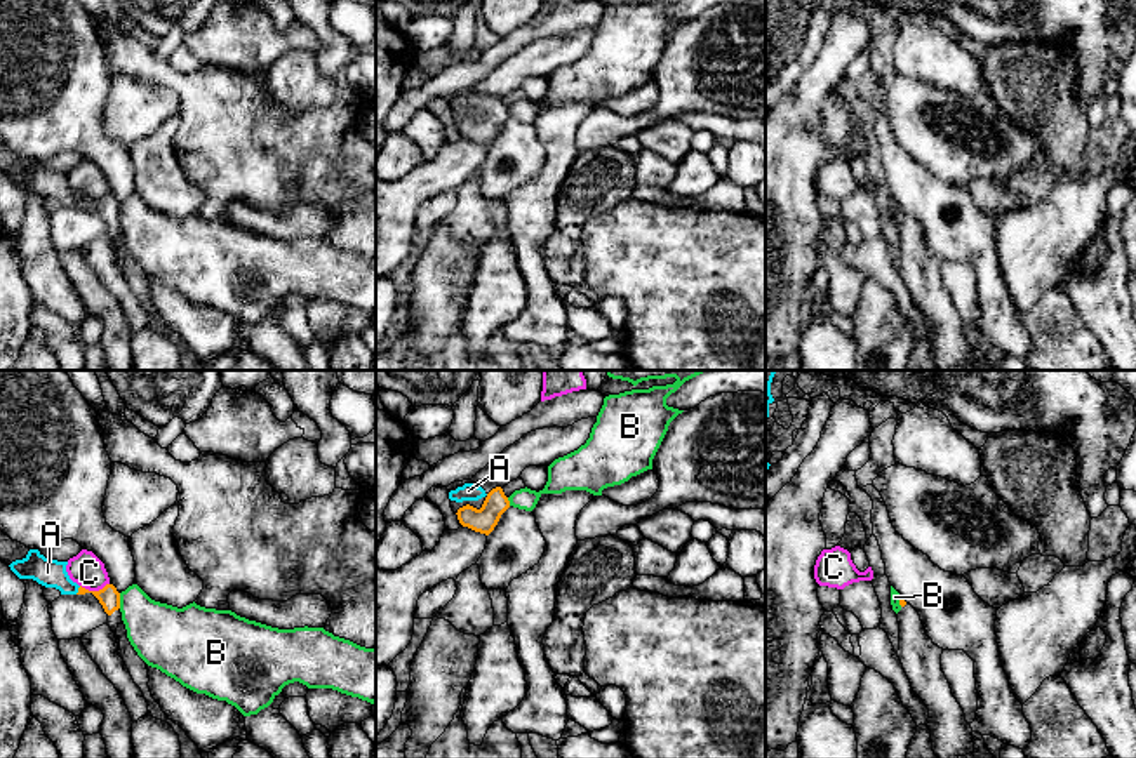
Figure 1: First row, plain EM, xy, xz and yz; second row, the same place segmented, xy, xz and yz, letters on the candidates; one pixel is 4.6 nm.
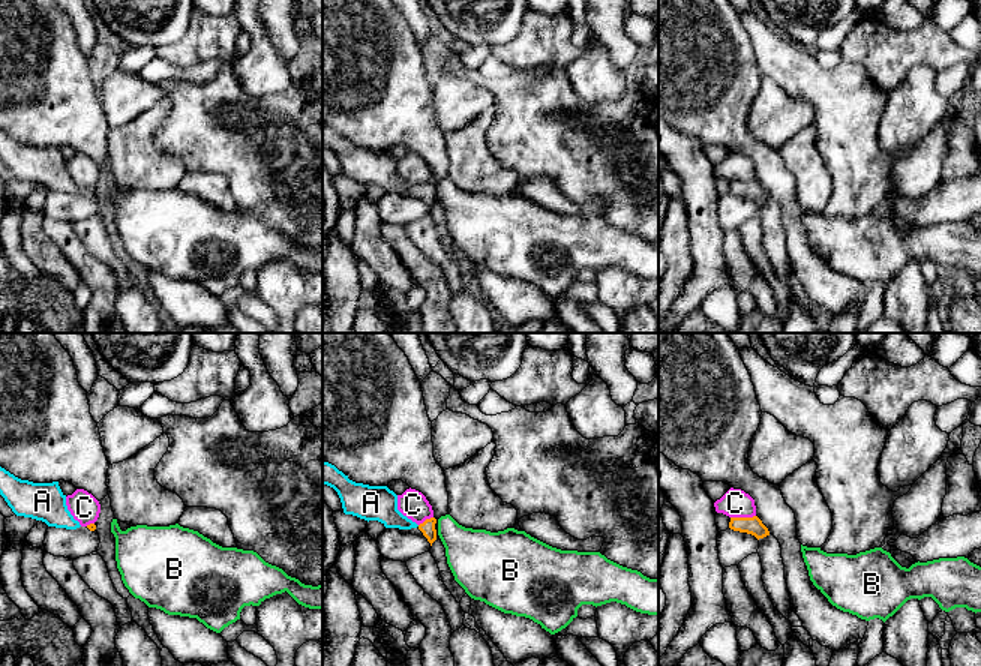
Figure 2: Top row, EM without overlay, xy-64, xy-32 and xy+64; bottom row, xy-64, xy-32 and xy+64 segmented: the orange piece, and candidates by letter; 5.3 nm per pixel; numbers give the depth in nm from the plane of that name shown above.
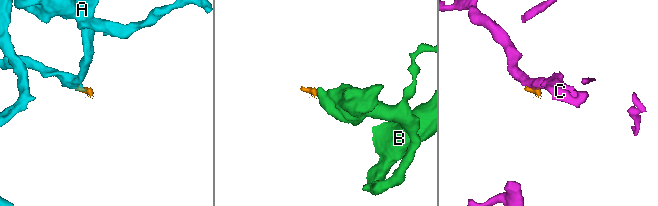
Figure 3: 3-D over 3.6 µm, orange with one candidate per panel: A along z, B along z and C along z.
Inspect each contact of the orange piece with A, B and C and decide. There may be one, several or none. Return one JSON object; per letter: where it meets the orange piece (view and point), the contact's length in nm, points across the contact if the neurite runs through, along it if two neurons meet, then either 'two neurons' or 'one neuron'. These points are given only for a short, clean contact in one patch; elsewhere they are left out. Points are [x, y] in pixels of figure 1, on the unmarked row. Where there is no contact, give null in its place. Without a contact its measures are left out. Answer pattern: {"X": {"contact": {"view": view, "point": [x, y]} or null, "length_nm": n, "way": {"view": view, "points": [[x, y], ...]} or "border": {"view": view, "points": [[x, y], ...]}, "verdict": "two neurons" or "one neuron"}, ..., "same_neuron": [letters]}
{"A": {"contact": {"view": "xy", "point": [79, 200]}, "length_nm": 50, "way": {"view": "xy", "points": [[108, 207], [79, 200], [68, 199], [47, 183]]}, "verdict": "one neuron"}, "B": {"contact": {"view": "xy", "point": [119, 211]}, "length_nm": 70, "border": {"view": "xy", "points": [[119, 204], [120, 218]]}, "verdict": "two neurons"}, "C": {"contact": {"view": "xy", "point": [94, 202]}, "length_nm": 140, "border": {"view": "xy", "points": [[108, 193], [98, 200], [80, 197]]}, "verdict": "two neurons"}, "same_neuron": ["A"]}

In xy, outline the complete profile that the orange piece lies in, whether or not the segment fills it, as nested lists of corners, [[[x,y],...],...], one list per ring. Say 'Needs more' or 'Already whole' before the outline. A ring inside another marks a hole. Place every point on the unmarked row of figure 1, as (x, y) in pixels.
Needs more. [[[30,160],[28,165],[23,170],[16,170],[9,177],[10,177],[10,181],[19,190],[33,190],[33,191],[37,191],[38,195],[42,195],[45,198],[56,198],[56,200],[59,200],[61,205],[85,205],[85,203],[92,203],[99,210],[99,214],[103,216],[104,223],[108,224],[108,233],[106,235],[115,243],[115,249],[117,249],[117,254],[118,254],[118,264],[122,268],[120,249],[117,247],[117,238],[122,233],[120,203],[117,202],[117,198],[113,195],[106,195],[99,202],[89,202],[89,200],[78,196],[77,193],[73,193],[70,190],[70,186],[66,183],[66,176],[68,176],[68,172],[50,170],[50,169],[45,169],[38,160]]]

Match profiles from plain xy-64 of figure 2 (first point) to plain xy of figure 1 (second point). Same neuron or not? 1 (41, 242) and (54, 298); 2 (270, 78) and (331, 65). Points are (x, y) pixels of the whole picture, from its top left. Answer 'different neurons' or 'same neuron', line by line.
1: same neuron
2: different neurons

